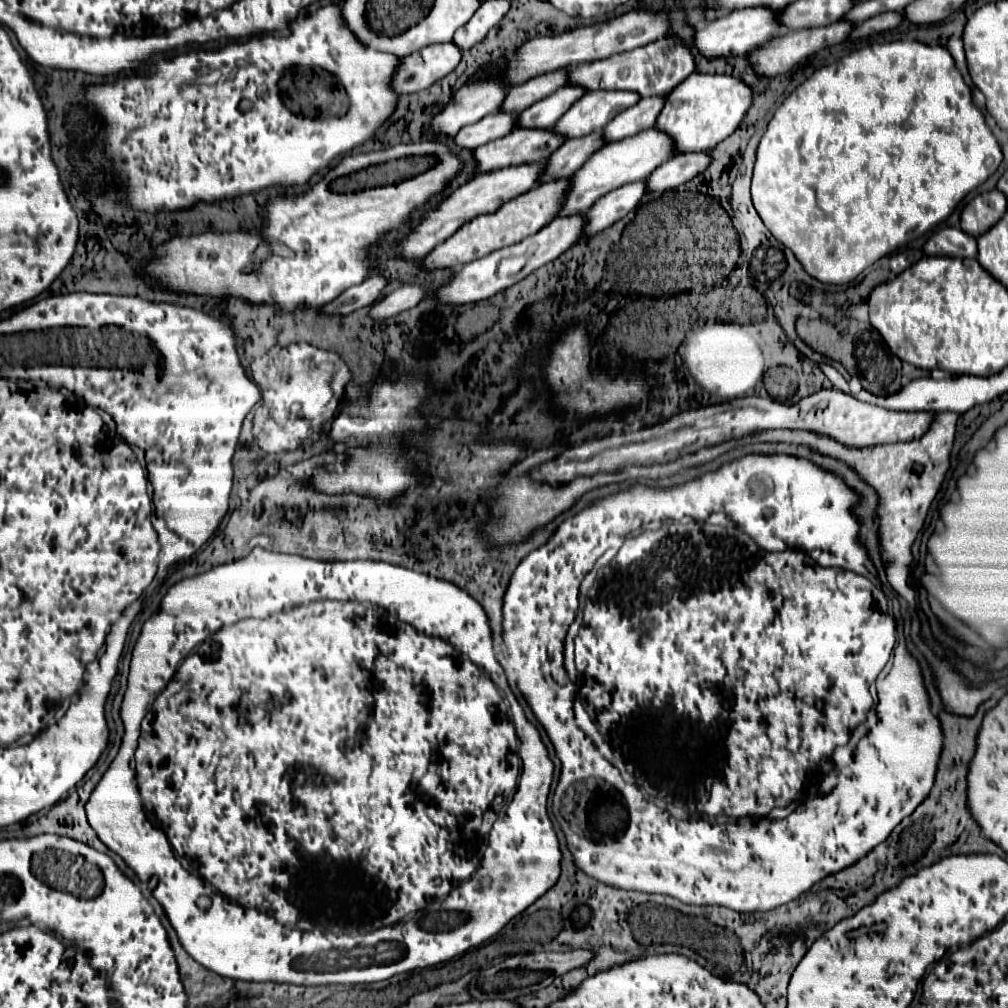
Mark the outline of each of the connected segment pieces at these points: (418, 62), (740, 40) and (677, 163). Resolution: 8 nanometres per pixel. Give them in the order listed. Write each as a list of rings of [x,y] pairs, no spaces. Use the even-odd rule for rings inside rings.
[[[433,44],[413,52],[409,58],[399,62],[393,74],[391,88],[399,94],[413,94],[429,88],[437,80],[445,78],[461,60],[461,50],[453,44]]]
[[[745,8],[745,10],[735,10],[723,18],[717,18],[713,22],[707,22],[705,28],[697,30],[693,36],[693,44],[703,54],[707,60],[715,58],[727,58],[727,56],[741,56],[757,48],[759,44],[767,42],[781,26],[775,20],[777,12],[769,8]]]
[[[709,152],[699,154],[679,154],[667,162],[663,162],[653,174],[649,174],[647,192],[667,192],[673,190],[689,180],[693,180],[697,174],[701,174],[711,164]]]

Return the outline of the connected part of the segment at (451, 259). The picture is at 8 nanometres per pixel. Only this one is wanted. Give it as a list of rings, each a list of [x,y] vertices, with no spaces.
[[[565,178],[557,180],[557,182],[545,182],[545,184],[539,184],[537,188],[505,202],[497,212],[481,214],[481,216],[473,218],[471,222],[461,226],[451,238],[441,242],[433,252],[429,252],[429,256],[421,258],[419,260],[421,270],[427,270],[427,272],[445,270],[445,268],[459,270],[467,262],[473,262],[495,250],[521,242],[529,234],[535,234],[537,230],[541,230],[541,226],[547,226],[547,222],[551,222],[551,218],[557,216],[557,212],[561,210],[563,194],[567,194],[567,190],[569,190],[569,180],[565,180]]]

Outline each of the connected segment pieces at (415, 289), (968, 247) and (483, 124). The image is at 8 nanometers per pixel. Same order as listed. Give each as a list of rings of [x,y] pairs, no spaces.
[[[401,286],[397,290],[393,290],[391,294],[387,294],[383,300],[379,300],[377,304],[373,304],[369,310],[369,318],[387,320],[391,316],[397,316],[403,310],[417,306],[423,296],[425,294],[419,286]]]
[[[943,228],[933,234],[923,246],[927,256],[949,256],[949,258],[975,258],[977,240],[965,234],[961,228]]]
[[[505,112],[489,114],[489,116],[481,118],[479,122],[461,128],[453,136],[453,142],[457,148],[475,150],[475,148],[483,146],[485,142],[491,142],[493,138],[503,138],[505,134],[509,134],[509,130],[513,128],[513,118],[515,118],[515,114],[505,114]]]

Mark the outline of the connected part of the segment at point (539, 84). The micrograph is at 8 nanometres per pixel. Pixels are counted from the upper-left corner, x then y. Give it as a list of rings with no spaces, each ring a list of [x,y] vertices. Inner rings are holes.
[[[563,68],[563,70],[553,72],[553,74],[543,74],[543,76],[531,78],[529,82],[525,82],[521,86],[509,88],[505,102],[501,104],[501,110],[517,110],[517,114],[519,114],[521,110],[529,108],[537,100],[547,98],[549,94],[553,94],[555,90],[565,86],[567,72],[569,72],[569,68]]]

